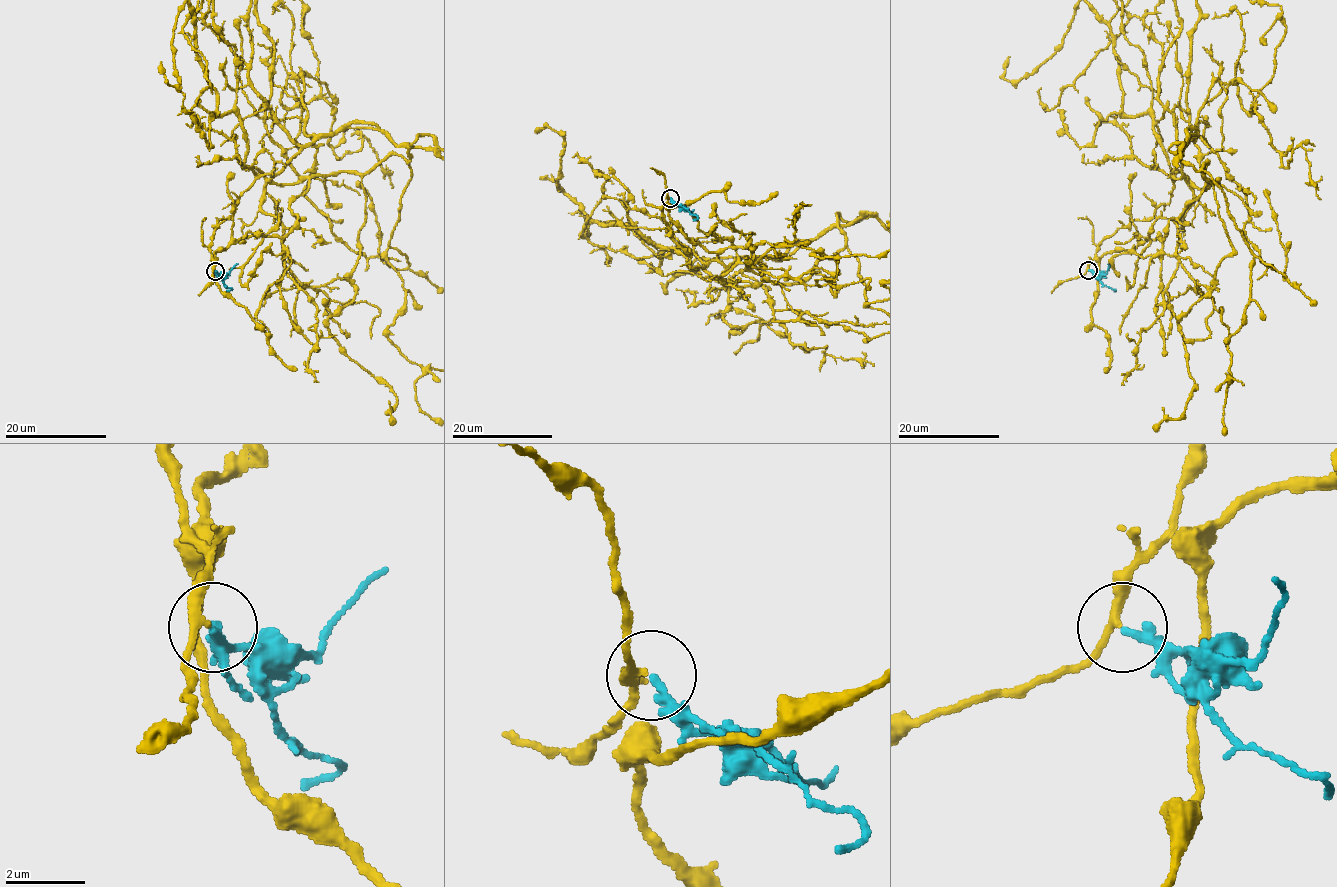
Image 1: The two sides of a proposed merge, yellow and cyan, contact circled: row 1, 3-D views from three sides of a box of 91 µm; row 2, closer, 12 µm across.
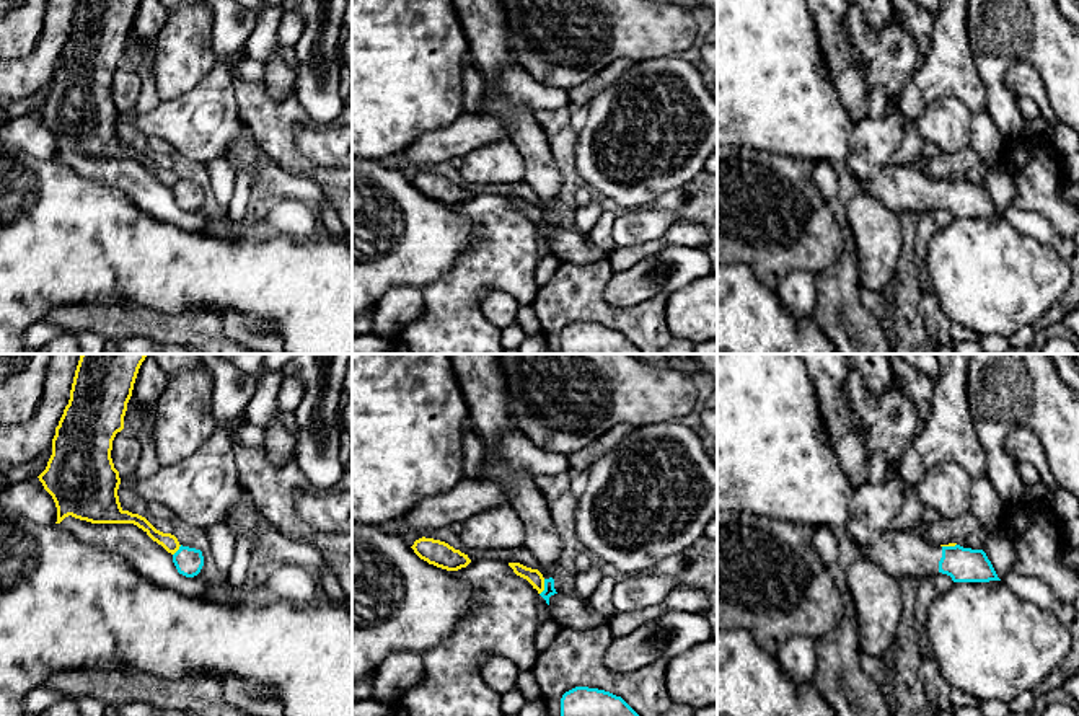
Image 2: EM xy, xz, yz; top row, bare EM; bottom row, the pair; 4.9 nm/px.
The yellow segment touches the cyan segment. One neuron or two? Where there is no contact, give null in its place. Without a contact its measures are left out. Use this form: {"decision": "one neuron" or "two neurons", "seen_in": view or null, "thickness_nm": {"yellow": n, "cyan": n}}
{"decision": "two neurons", "seen_in": "xz", "thickness_nm": {"yellow": 80, "cyan": 50}}

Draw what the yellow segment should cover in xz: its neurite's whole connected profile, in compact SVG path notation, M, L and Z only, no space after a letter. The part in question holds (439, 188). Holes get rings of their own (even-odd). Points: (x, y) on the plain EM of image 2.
M422 171L416 175L411 183L421 194L447 206L458 206L471 197L468 189L455 184L445 176L434 173Z

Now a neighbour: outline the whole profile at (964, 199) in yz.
M939 0L934 13L929 51L924 60L916 65L903 83L903 91L895 108L880 119L862 119L856 124L848 140L848 168L862 181L864 192L874 196L890 210L924 214L942 207L953 217L989 217L1001 215L983 184L932 179L913 165L900 165L893 155L901 144L905 126L936 99L953 96L963 103L971 114L988 109L986 86L976 70L968 41L968 0Z

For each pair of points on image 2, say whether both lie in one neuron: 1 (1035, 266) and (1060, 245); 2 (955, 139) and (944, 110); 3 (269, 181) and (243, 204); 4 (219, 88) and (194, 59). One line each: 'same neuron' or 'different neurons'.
1: different neurons
2: same neuron
3: different neurons
4: different neurons

